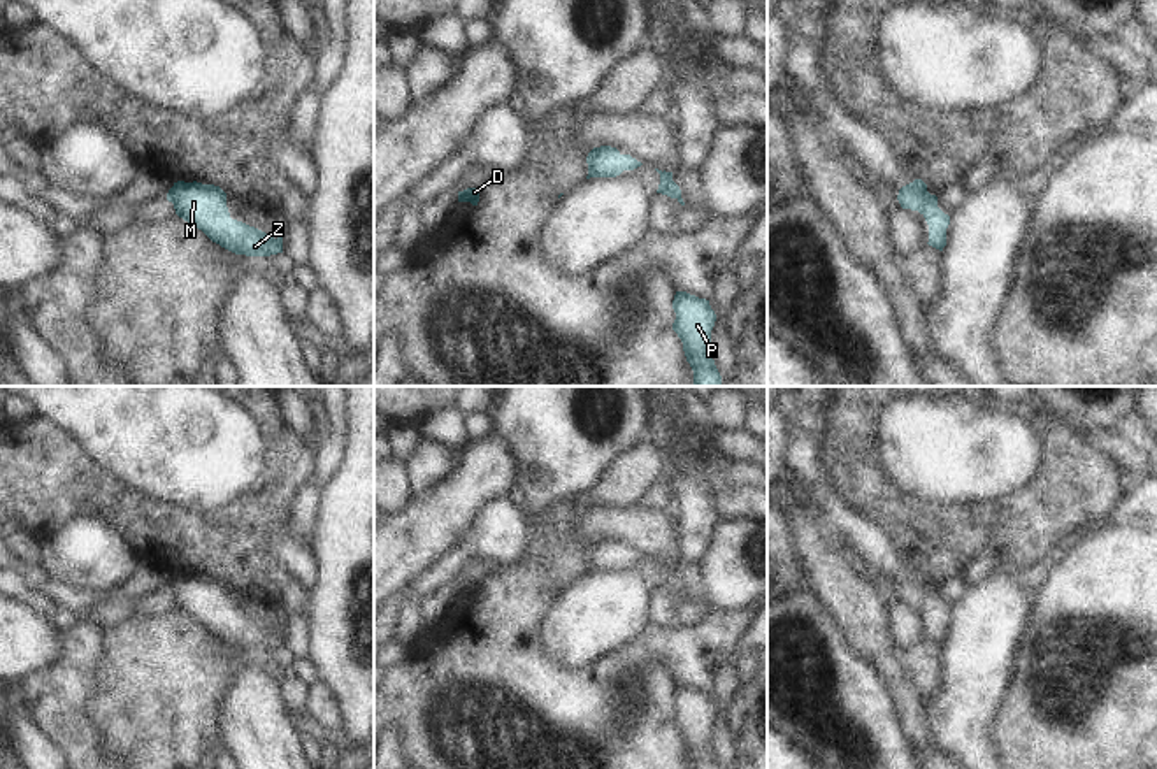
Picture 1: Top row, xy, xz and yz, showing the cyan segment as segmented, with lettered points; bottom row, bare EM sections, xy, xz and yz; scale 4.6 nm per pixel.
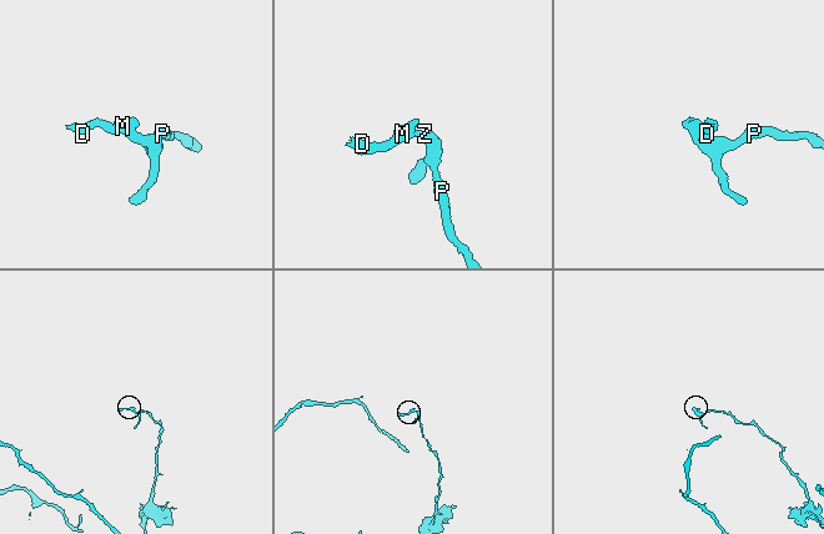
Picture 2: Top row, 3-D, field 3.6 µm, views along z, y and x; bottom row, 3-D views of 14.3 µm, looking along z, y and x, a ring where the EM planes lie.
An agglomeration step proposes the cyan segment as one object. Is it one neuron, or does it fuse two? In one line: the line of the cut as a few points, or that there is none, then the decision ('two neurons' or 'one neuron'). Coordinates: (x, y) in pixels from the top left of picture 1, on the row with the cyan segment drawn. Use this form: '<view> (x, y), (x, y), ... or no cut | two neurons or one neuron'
no cut | one neuron

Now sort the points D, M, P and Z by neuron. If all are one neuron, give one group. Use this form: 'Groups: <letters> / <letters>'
Groups: D M P Z

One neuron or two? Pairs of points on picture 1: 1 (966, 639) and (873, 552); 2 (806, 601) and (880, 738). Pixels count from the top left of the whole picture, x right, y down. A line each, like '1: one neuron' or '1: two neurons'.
1: two neurons
2: one neuron

